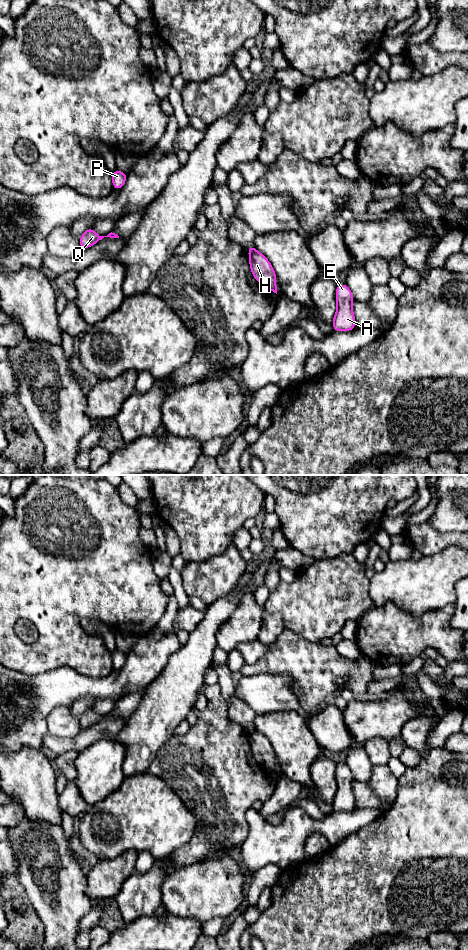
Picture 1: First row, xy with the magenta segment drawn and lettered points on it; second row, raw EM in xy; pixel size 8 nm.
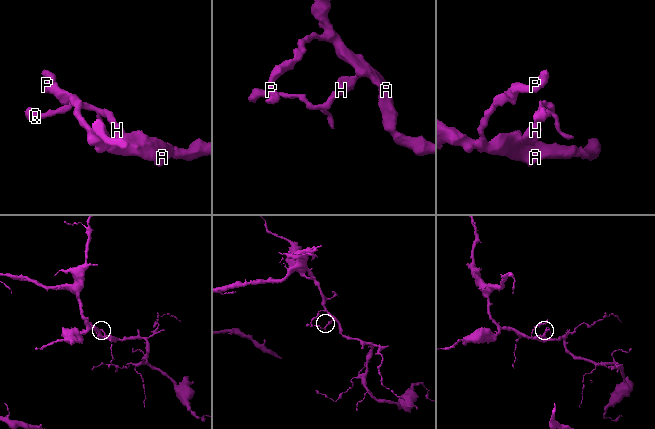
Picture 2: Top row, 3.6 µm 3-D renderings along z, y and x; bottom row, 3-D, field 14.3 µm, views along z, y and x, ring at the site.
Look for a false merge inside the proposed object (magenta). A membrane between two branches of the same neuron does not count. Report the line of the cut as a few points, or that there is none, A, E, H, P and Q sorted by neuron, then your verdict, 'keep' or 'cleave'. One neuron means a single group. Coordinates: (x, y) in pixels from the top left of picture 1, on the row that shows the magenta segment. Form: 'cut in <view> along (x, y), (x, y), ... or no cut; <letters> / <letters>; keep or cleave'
cut in xy along (255, 250), (249, 254); A E H P / Q; cleave

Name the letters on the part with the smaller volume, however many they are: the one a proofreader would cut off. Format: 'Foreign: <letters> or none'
Foreign: Q

